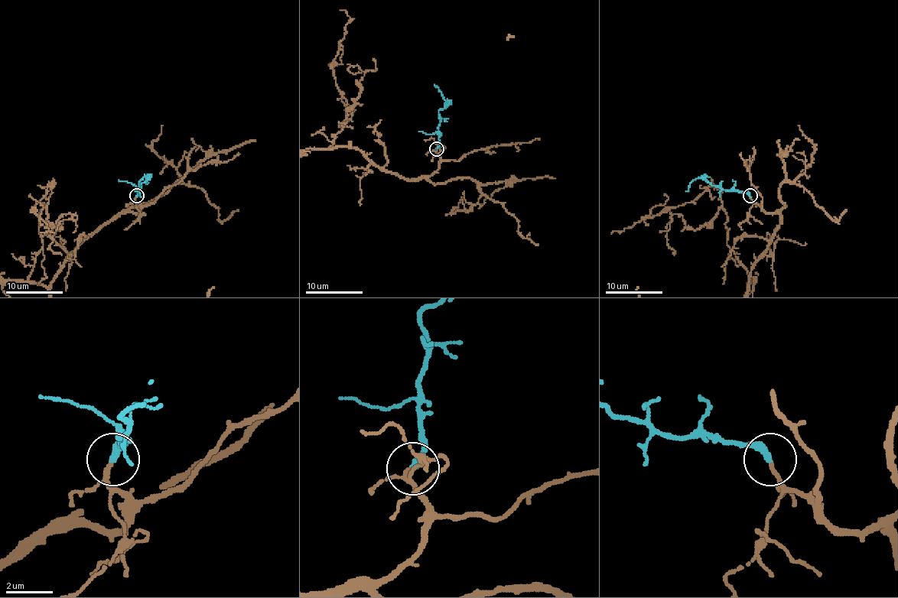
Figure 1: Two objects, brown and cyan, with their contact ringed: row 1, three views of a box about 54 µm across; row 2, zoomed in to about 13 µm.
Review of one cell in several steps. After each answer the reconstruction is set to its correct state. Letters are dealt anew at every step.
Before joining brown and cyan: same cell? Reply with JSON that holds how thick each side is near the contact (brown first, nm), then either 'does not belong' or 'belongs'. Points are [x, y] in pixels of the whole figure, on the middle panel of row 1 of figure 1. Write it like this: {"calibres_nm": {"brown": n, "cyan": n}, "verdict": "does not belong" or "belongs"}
{"calibres_nm": {"brown": 120, "cyan": 320}, "verdict": "belongs"}

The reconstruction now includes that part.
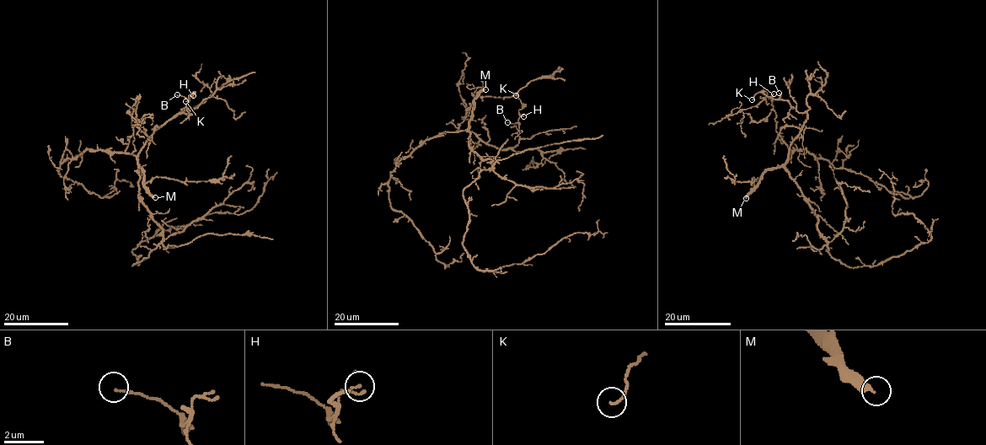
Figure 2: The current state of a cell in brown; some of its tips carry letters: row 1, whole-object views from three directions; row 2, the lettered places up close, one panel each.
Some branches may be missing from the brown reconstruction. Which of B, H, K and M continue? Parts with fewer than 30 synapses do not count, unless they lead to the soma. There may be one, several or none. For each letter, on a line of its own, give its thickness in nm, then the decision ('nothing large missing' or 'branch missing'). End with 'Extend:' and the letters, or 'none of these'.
B: calibre 90 nm; nothing large missing
H: calibre 110 nm; nothing large missing
K: calibre 110 nm; nothing large missing
M: calibre 360 nm; branch missing
Extend: M

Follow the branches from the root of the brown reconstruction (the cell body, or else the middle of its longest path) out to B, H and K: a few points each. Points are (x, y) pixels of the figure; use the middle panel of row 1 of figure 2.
B: (485, 159), (469, 147), (468, 127), (468, 131), (484, 142), (507, 149), (519, 140), (518, 123), (507, 122)
H: (485, 159), (469, 147), (468, 127), (468, 131), (484, 142), (507, 149), (518, 143), (518, 118), (523, 116)
K: (485, 159), (469, 147), (468, 129), (501, 149), (514, 147), (519, 140), (518, 110), (522, 106), (516, 95)

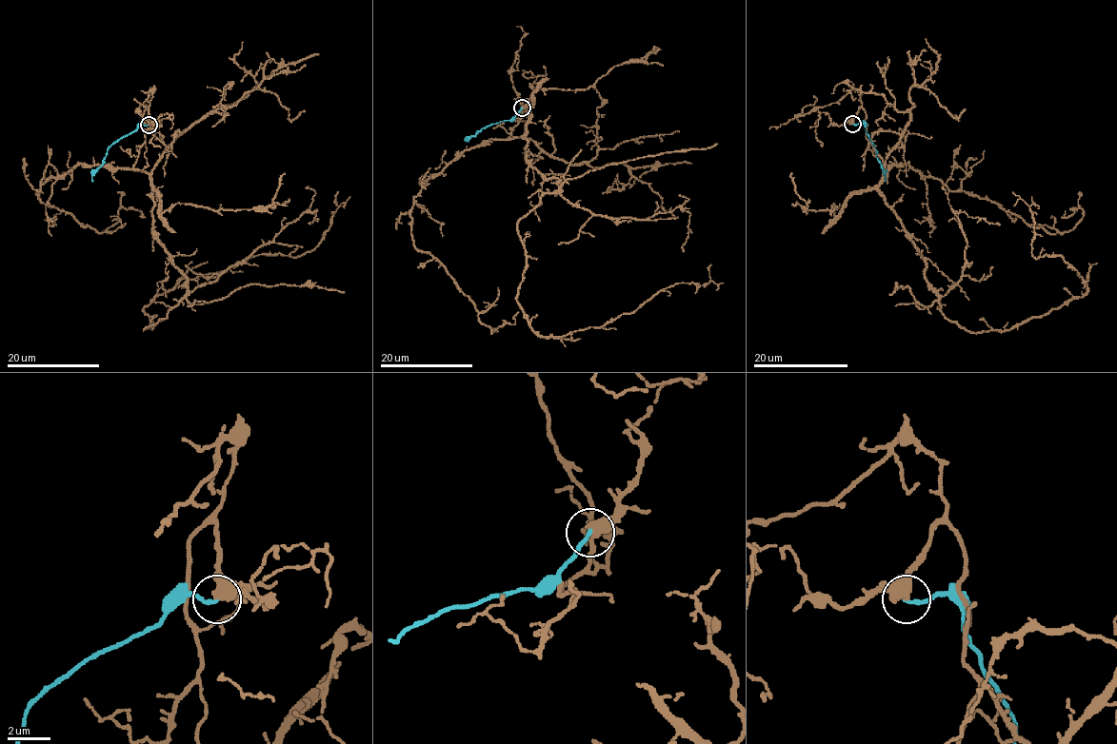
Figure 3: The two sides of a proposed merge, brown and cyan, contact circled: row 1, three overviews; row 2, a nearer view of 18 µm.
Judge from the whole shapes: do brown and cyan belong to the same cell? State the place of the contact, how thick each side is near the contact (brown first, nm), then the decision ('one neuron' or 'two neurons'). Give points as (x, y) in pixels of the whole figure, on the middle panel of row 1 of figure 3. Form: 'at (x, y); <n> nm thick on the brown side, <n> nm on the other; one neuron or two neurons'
at (522, 107); 460 nm thick on the brown side, 180 nm on the other; two neurons

